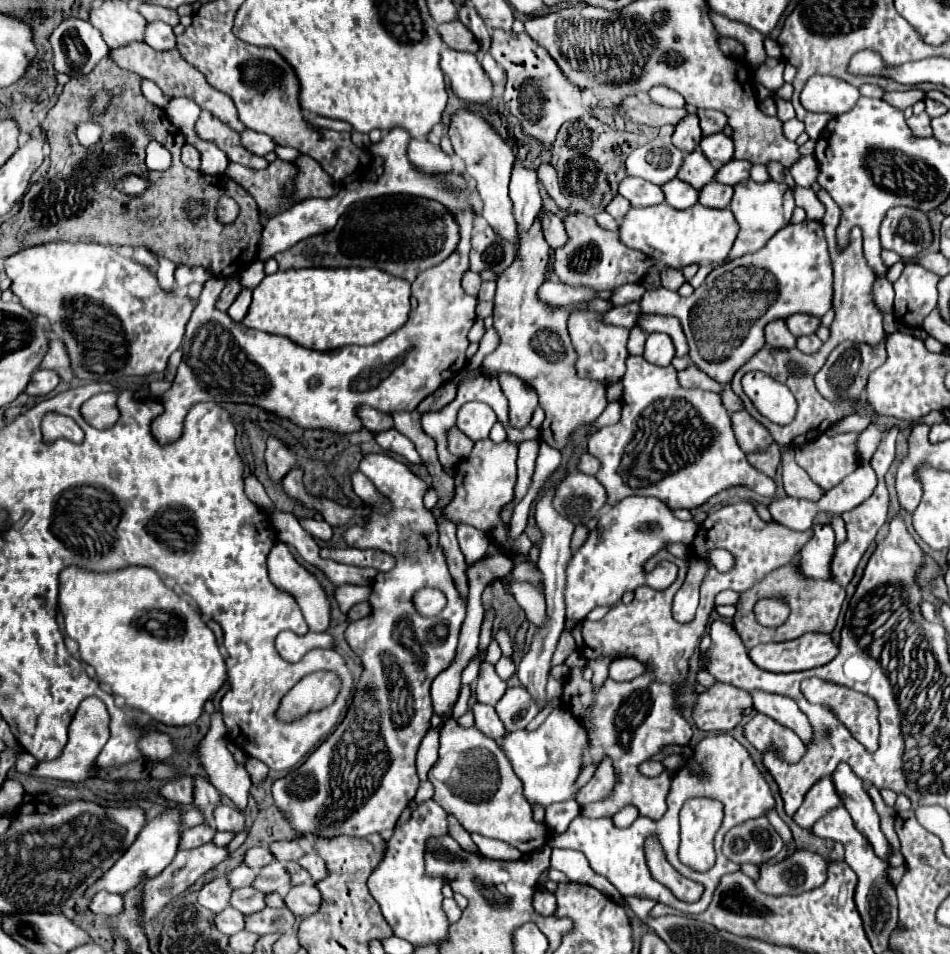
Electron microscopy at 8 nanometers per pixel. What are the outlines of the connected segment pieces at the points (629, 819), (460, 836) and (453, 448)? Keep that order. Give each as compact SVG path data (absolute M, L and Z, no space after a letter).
M624 806L622 810L618 810L618 814L614 814L614 824L618 828L626 828L630 826L634 820L638 818L638 810L634 810L634 806Z
M448 815L447 820L450 836L453 837L464 850L478 850L476 844L472 841L470 834L464 830L455 817Z
M450 428L450 430L446 432L446 436L448 436L448 450L450 450L454 456L466 458L466 456L470 454L474 442L472 442L466 434L462 434L458 428Z

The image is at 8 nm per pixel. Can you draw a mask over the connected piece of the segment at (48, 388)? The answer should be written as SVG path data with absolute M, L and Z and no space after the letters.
M36 370L36 374L32 376L32 380L30 380L28 388L26 388L26 394L46 396L58 386L58 382L60 382L60 378L52 370Z

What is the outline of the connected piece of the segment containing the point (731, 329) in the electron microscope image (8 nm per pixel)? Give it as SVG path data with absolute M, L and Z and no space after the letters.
M804 220L800 224L790 224L778 230L778 234L774 234L774 238L770 238L770 242L762 250L724 262L722 266L714 268L708 274L706 282L700 288L696 288L690 298L682 298L678 292L658 288L646 290L646 294L640 300L640 306L644 314L666 314L680 318L690 346L692 362L716 382L730 382L734 372L764 346L762 336L764 326L768 322L786 318L796 312L820 318L832 308L832 266L822 224L814 220Z

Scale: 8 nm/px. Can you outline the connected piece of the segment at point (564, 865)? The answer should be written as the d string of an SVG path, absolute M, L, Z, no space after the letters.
M554 848L552 850L552 868L564 872L568 876L568 880L576 880L576 882L586 882L588 886L594 886L596 890L600 890L602 894L612 899L616 903L620 903L622 895L616 889L614 884L610 884L608 878L596 874L586 856L578 850L564 850L564 848Z

